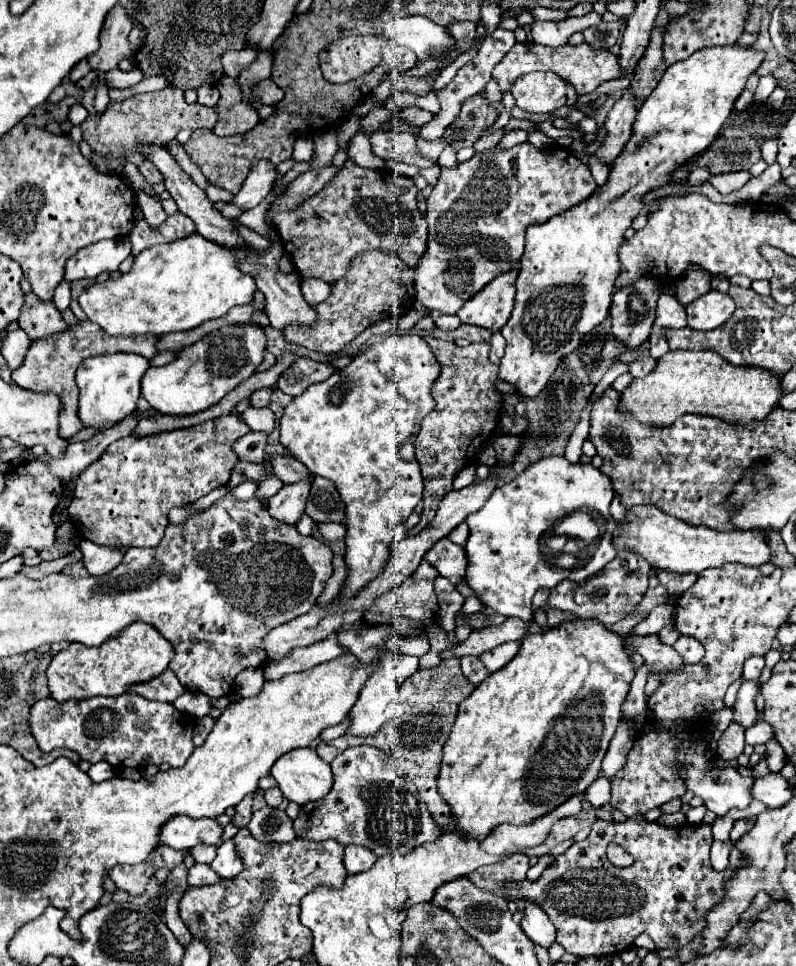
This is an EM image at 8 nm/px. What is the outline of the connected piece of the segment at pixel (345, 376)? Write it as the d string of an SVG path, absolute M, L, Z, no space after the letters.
M390 335L364 353L352 357L352 363L334 371L328 379L312 383L302 395L286 405L280 419L280 441L288 447L292 457L300 459L310 473L328 477L340 491L346 503L346 579L342 583L342 597L352 599L372 579L376 579L392 553L392 529L400 527L418 501L422 499L422 475L414 459L414 437L420 431L420 421L436 409L432 385L440 375L440 365L432 355L428 343L420 335Z

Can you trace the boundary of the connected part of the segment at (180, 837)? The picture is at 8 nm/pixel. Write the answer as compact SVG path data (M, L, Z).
M176 815L168 819L158 833L160 845L168 845L172 849L192 849L196 843L208 843L208 845L220 845L222 827L218 827L216 819L202 817L192 819L188 815Z

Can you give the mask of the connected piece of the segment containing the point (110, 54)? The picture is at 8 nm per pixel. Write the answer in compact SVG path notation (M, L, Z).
M114 7L108 13L108 19L104 21L100 33L100 49L88 57L90 67L98 71L118 69L118 63L122 59L128 59L132 51L128 43L130 29L132 29L132 19L126 17L124 7Z

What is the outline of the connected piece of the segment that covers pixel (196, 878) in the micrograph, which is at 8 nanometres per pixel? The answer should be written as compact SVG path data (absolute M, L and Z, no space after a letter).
M196 863L190 868L190 873L188 873L188 887L210 885L214 883L220 883L224 881L224 877L220 877L210 865L206 863Z

